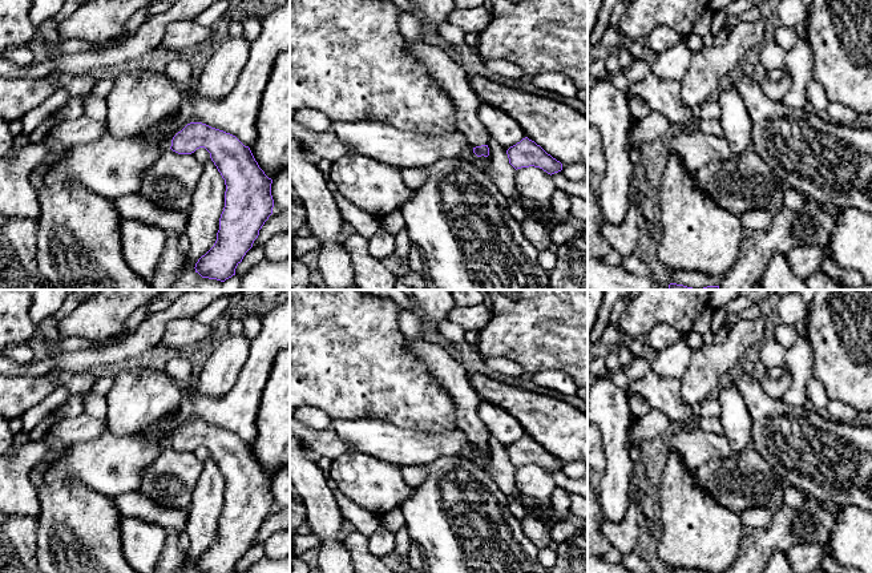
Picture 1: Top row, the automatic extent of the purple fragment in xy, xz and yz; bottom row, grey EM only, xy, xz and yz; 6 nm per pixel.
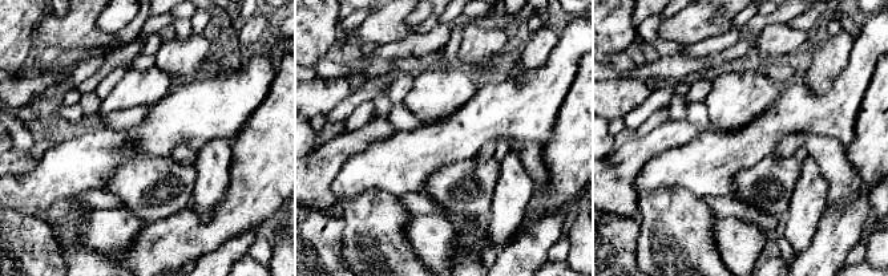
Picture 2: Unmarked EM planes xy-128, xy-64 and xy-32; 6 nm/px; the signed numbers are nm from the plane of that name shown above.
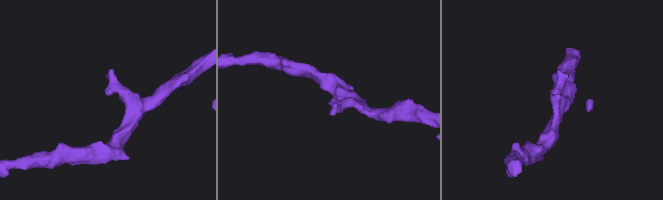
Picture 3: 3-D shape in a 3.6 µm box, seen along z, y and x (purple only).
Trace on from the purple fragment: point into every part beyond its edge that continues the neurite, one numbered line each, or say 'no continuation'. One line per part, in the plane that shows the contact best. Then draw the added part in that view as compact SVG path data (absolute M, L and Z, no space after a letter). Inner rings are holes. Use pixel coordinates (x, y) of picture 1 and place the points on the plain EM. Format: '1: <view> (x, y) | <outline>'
1: xz (441, 366) | M405 339L405 348L417 356L429 374L452 396L457 409L457 427L472 445L489 441L489 431L479 415L481 398L469 382L465 368L443 347L427 340Z

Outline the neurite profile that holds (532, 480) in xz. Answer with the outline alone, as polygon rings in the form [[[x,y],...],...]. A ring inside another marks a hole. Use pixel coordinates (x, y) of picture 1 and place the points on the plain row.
[[[534,464],[517,467],[514,481],[521,495],[540,501],[549,501],[557,488],[550,472]]]

